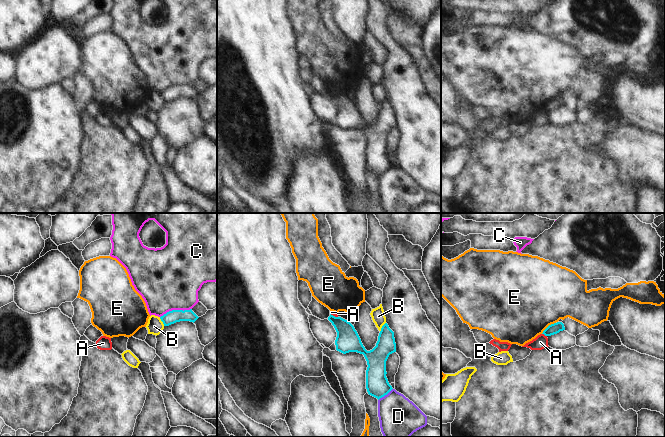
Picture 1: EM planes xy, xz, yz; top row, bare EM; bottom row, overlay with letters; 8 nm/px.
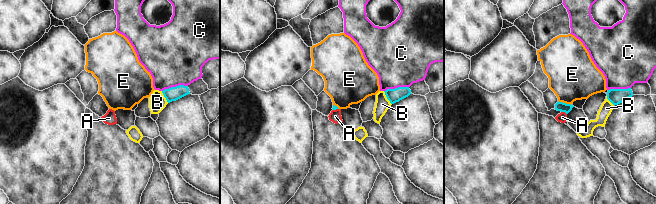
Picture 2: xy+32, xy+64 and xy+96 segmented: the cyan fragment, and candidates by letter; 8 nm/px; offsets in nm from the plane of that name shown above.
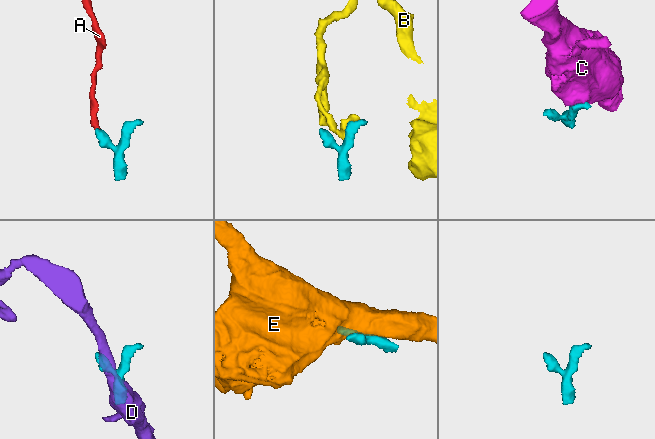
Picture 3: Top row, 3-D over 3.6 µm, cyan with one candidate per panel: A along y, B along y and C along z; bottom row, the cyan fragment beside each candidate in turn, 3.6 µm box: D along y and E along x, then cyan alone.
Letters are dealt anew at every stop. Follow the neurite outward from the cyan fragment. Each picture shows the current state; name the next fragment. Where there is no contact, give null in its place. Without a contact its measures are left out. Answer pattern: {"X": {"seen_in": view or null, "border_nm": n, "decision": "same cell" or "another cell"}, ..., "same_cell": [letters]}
{"A": {"seen_in": "yz", "border_nm": 50, "decision": "another cell"}, "B": {"seen_in": "xy", "border_nm": 80, "decision": "another cell"}, "C": {"seen_in": "xy", "border_nm": 260, "decision": "another cell"}, "D": {"seen_in": "xz", "border_nm": 160, "decision": "another cell"}, "E": {"seen_in": "yz", "border_nm": 150, "decision": "another cell"}, "same_cell": []}

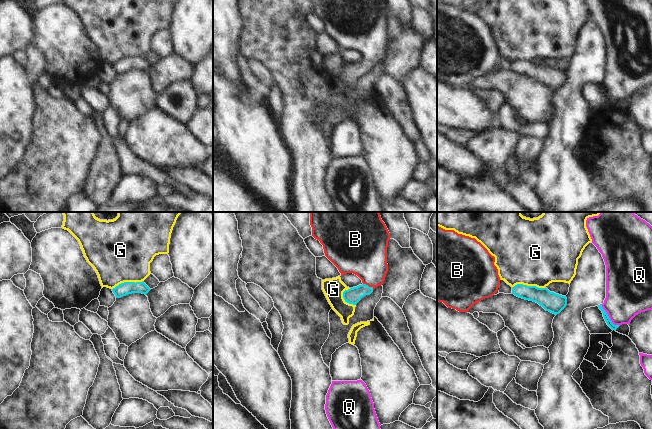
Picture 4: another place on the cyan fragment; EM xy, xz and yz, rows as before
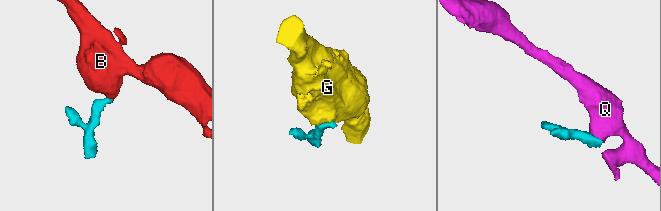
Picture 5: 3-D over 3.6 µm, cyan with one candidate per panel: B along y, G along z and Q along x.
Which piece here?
{"B": {"seen_in": "xz", "border_nm": 90, "decision": "same cell"}, "G": {"seen_in": "yz", "border_nm": 260, "decision": "another cell"}, "Q": {"seen_in": "yz", "border_nm": 240, "decision": "another cell"}, "same_cell": ["B"]}

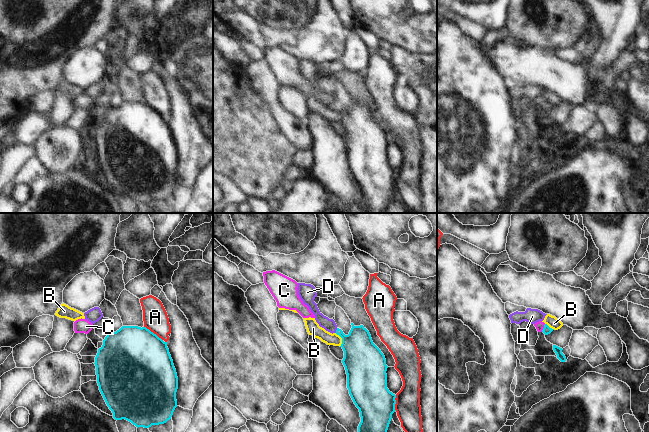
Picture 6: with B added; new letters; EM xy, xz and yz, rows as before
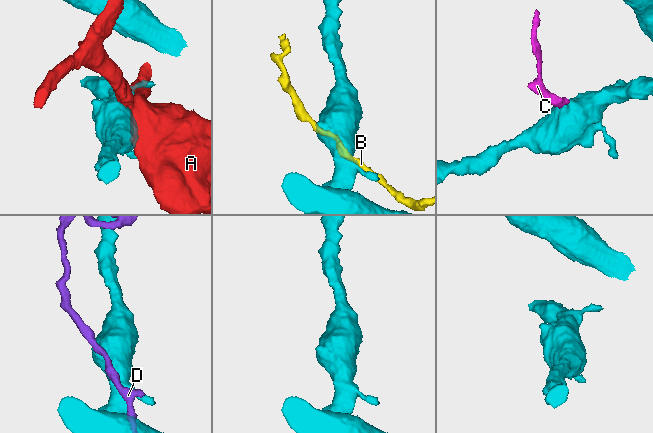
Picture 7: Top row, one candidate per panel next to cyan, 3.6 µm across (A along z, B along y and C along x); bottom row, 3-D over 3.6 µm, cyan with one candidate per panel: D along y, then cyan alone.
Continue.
{"A": {"seen_in": "xy", "border_nm": 190, "decision": "another cell"}, "B": {"seen_in": "xz", "border_nm": 120, "decision": "another cell"}, "C": {"seen_in": "yz", "border_nm": 70, "decision": "same cell"}, "D": {"seen_in": "xz", "border_nm": 40, "decision": "another cell"}, "same_cell": ["C"]}

